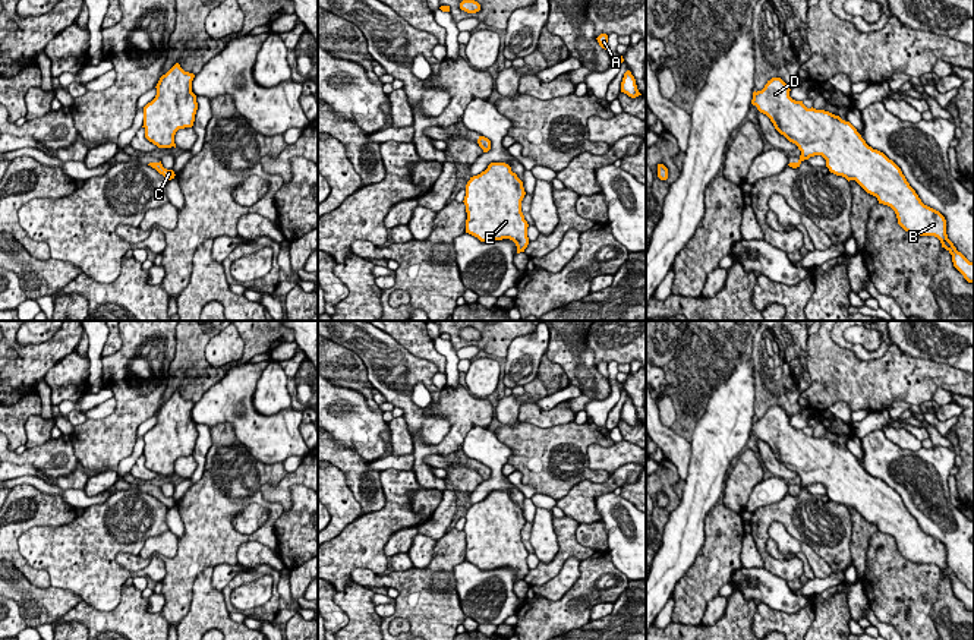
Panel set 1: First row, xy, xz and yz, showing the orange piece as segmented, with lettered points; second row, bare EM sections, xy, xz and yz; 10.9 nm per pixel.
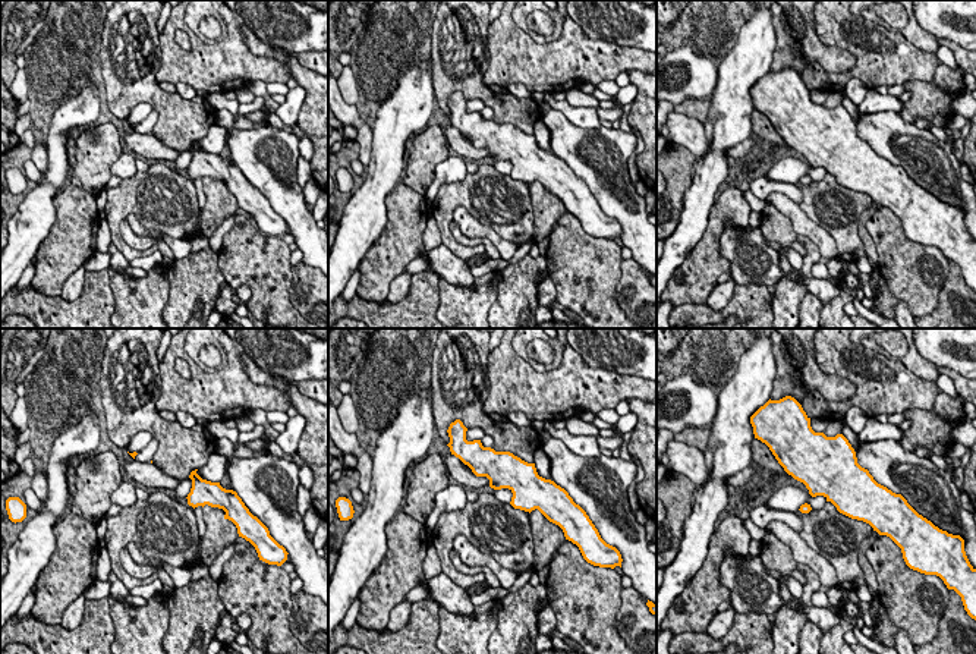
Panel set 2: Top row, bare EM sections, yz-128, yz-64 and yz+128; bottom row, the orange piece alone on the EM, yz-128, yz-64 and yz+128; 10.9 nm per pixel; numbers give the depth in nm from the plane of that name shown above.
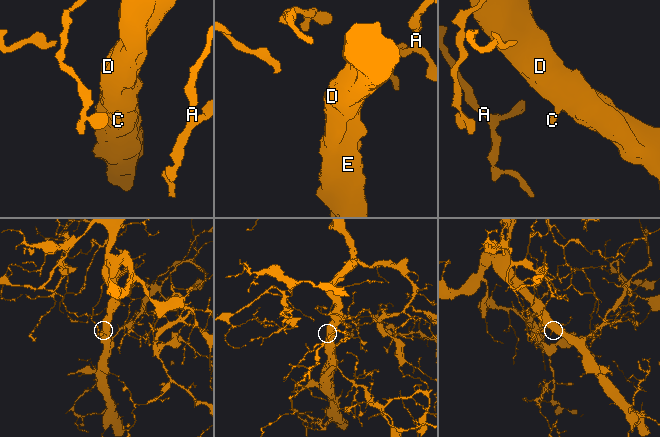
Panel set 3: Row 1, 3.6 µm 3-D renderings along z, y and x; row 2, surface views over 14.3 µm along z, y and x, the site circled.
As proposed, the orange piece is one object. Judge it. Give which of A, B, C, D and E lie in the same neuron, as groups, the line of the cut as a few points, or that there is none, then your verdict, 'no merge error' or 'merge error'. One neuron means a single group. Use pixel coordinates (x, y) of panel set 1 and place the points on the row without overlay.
A B C D E; no cut; no merge error

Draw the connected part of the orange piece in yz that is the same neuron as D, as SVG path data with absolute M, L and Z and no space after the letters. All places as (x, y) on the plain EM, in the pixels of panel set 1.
M772 406L762 419L753 420L751 428L801 479L800 488L788 494L797 496L804 488L822 483L830 501L855 508L879 532L891 535L905 559L937 565L952 583L953 595L974 612L974 590L956 578L948 567L945 545L921 530L901 496L869 475L850 450L825 438L807 436L803 429L792 428L789 419L781 406Z

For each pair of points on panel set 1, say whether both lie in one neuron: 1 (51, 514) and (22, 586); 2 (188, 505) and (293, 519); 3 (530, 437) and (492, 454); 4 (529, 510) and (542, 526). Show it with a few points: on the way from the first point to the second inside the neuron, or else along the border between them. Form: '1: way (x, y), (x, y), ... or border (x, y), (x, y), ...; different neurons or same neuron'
1: border (15, 567), (31, 583), (40, 588), (50, 586); different neurons
2: border (283, 511), (274, 523), (276, 551); different neurons
3: border (494, 434), (511, 450), (508, 462); different neurons
4: border (536, 508), (532, 523); different neurons

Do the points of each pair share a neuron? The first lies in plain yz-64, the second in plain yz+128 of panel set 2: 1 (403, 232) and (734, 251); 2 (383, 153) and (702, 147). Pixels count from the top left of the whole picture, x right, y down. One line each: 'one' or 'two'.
1: two
2: two

